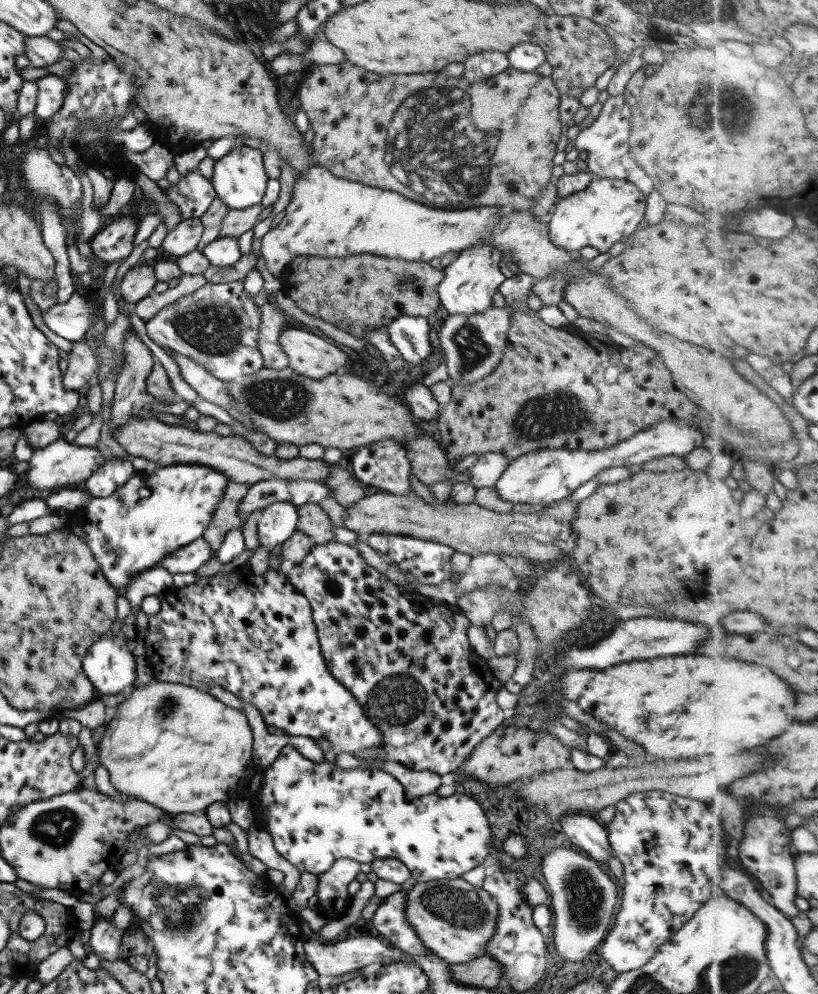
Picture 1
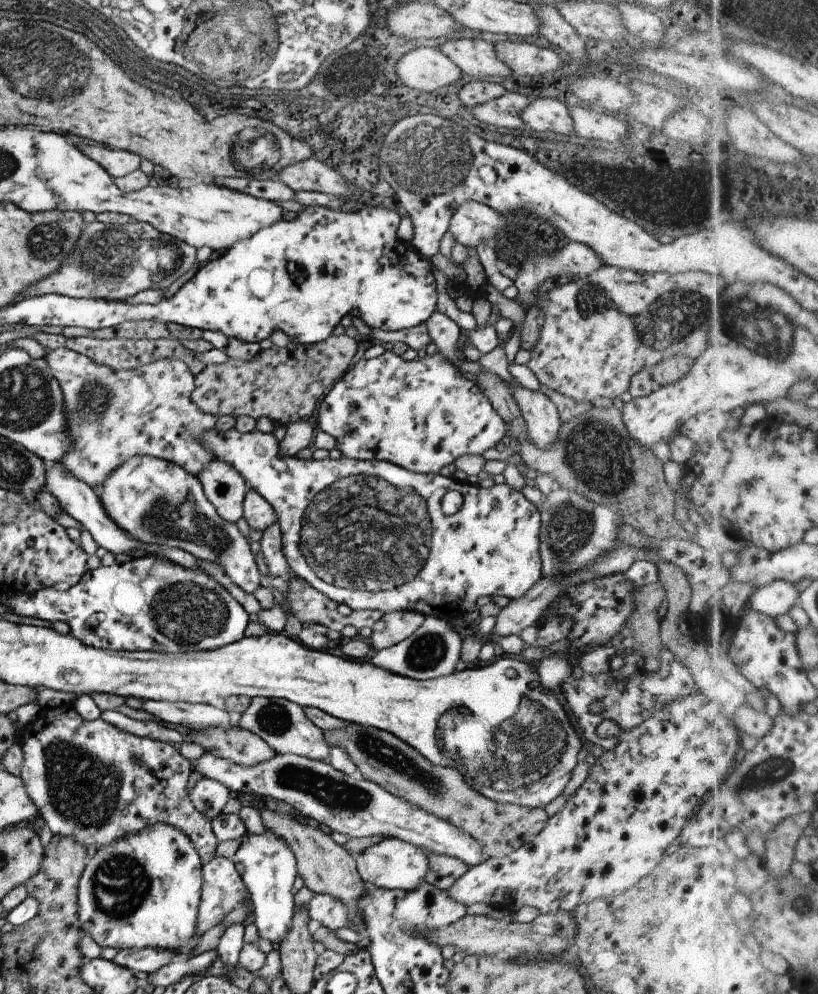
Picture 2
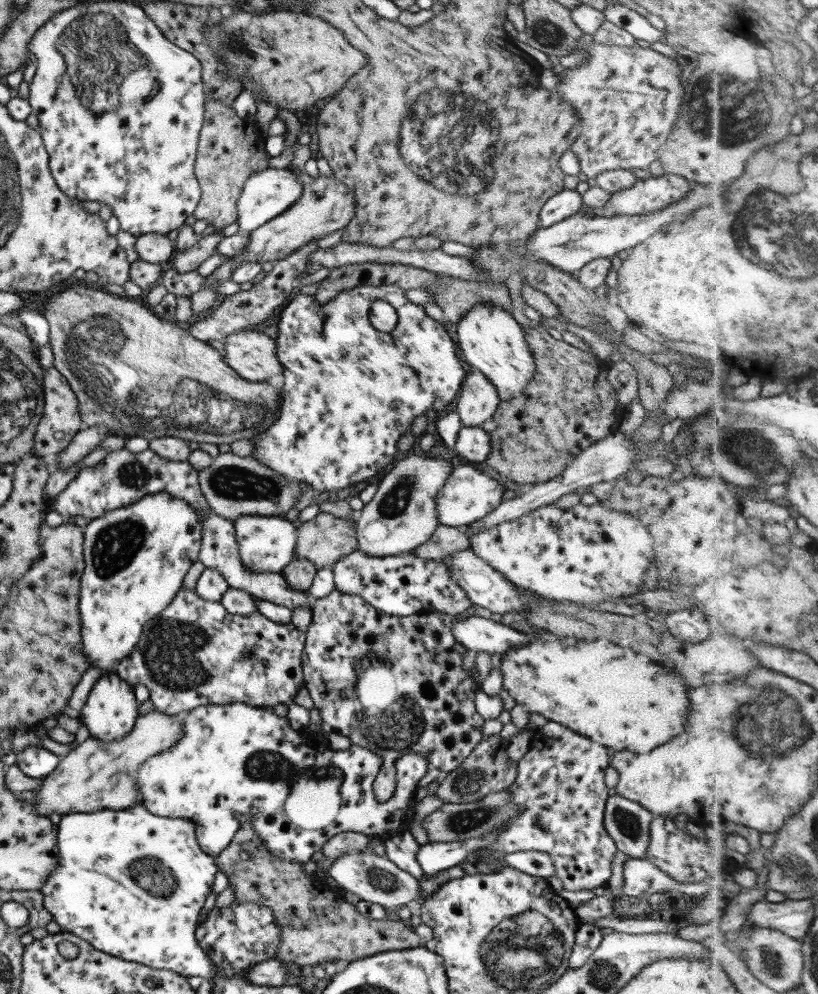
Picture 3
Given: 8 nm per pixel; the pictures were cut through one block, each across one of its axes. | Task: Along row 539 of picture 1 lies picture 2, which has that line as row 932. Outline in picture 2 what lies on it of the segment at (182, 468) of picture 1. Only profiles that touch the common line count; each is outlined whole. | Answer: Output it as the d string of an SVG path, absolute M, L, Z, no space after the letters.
M156 823L152 826L143 828L140 832L125 836L108 846L97 849L97 852L86 862L85 869L82 871L77 886L77 921L81 932L87 934L95 941L99 947L110 947L119 951L120 949L145 949L155 948L160 950L169 950L173 953L193 956L198 938L196 938L196 917L200 900L200 887L202 884L200 868L202 867L199 856L195 848L191 845L189 838L183 832L164 823Z

